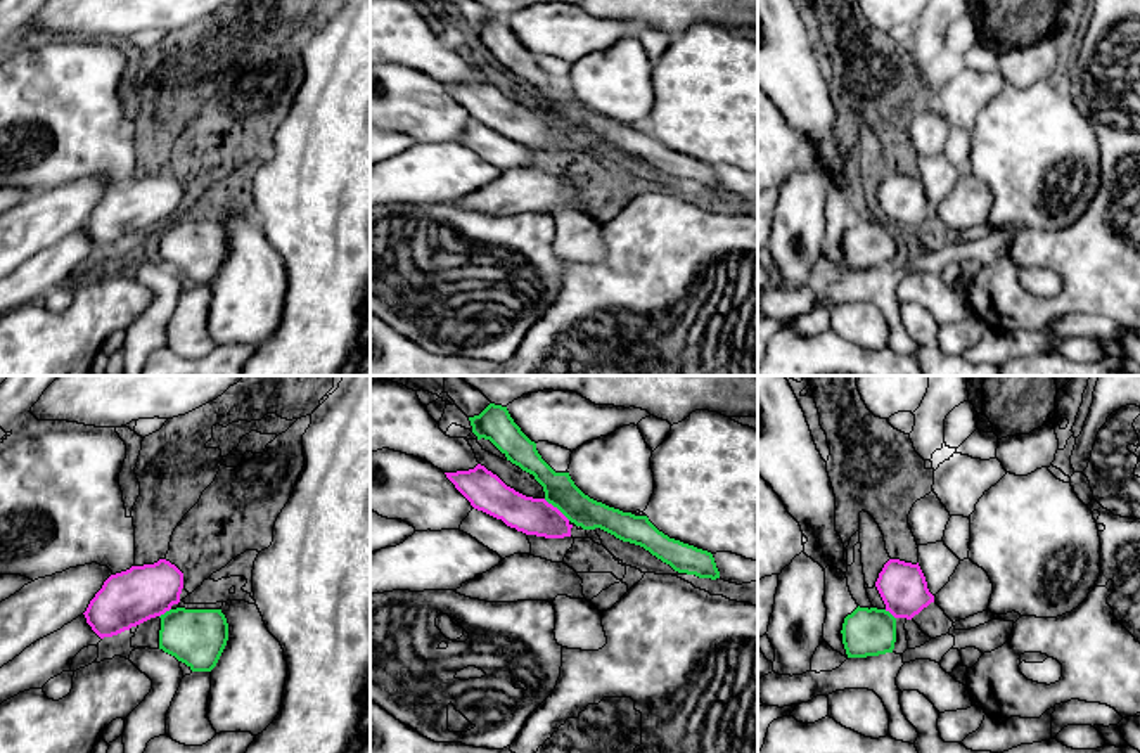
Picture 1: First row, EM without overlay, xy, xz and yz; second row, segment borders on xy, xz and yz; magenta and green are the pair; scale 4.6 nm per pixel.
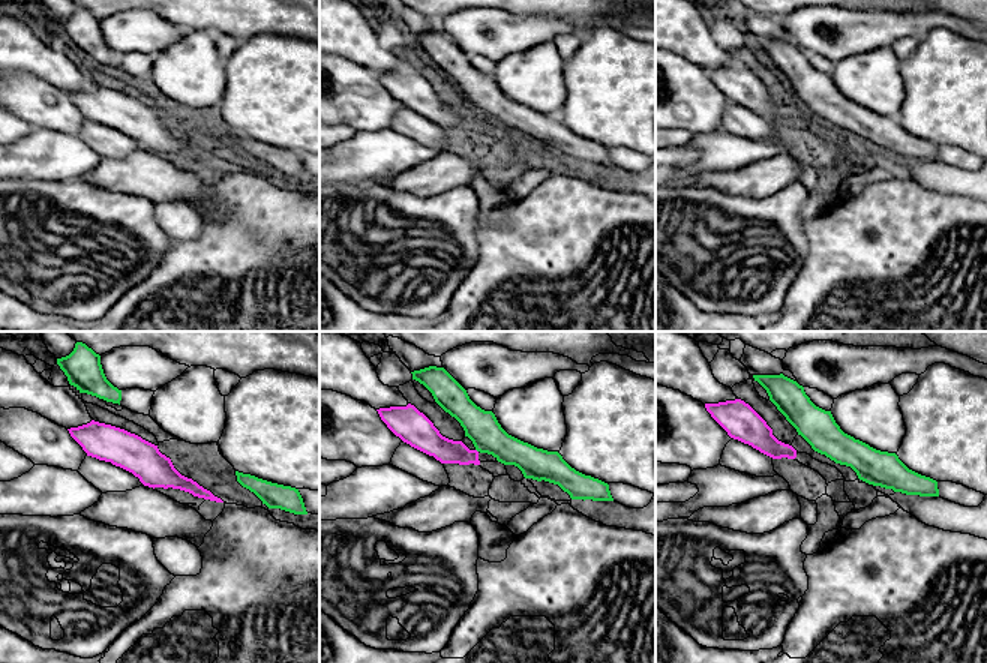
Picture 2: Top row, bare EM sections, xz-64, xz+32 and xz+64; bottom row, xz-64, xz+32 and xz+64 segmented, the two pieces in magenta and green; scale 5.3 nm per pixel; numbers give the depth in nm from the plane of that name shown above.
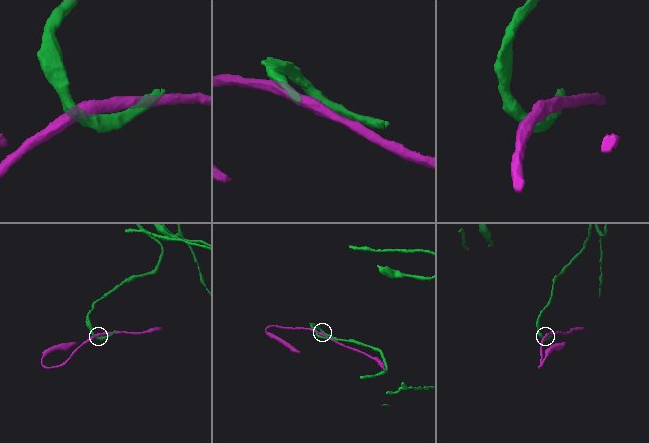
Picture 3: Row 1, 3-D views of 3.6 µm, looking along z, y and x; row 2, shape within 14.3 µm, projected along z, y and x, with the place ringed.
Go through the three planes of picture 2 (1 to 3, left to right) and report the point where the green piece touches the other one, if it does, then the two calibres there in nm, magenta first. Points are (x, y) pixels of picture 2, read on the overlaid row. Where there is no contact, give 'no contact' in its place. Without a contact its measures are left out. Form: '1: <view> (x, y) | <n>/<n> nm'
1: no contact
2: no contact
3: no contact

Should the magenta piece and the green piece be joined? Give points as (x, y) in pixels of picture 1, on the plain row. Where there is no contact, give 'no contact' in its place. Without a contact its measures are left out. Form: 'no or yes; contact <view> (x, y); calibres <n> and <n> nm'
yes; contact xz (556, 120); calibres 180 and 150 nm

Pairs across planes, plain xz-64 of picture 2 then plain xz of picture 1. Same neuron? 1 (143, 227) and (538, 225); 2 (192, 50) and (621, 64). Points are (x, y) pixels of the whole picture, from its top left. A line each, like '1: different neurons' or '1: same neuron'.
1: same neuron
2: same neuron

